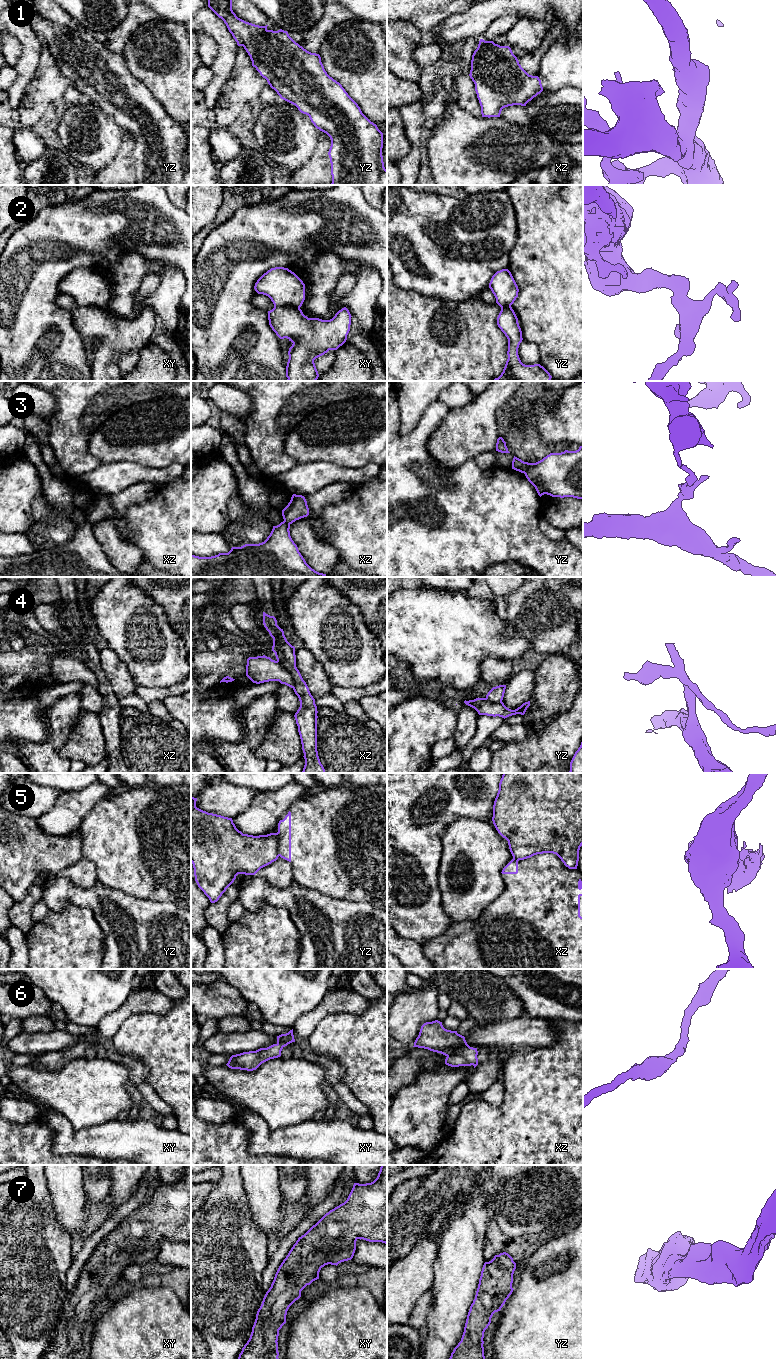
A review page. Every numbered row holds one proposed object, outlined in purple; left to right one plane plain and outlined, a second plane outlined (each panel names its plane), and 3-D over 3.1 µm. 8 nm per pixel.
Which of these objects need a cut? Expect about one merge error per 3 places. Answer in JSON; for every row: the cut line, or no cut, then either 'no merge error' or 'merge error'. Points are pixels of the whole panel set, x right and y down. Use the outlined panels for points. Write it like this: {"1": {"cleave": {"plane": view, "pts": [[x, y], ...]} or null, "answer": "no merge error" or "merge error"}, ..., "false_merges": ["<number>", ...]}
{"1": {"cleave": null, "answer": "no merge error"}, "2": {"cleave": {"plane": "xy", "pts": [[274, 306], [293, 306], [299, 308]]}, "answer": "merge error"}, "3": {"cleave": {"plane": "yz", "pts": [[529, 463], [524, 473]]}, "answer": "merge error"}, "4": {"cleave": {"plane": "xz", "pts": [[277, 660], [293, 679], [293, 688]]}, "answer": "merge error"}, "5": {"cleave": {"plane": "yz", "pts": [[277, 832], [277, 852], [279, 855]]}, "answer": "merge error"}, "6": {"cleave": null, "answer": "no merge error"}, "7": {"cleave": null, "answer": "no merge error"}, "false_merges": ["2", "3", "4", "5"]}

